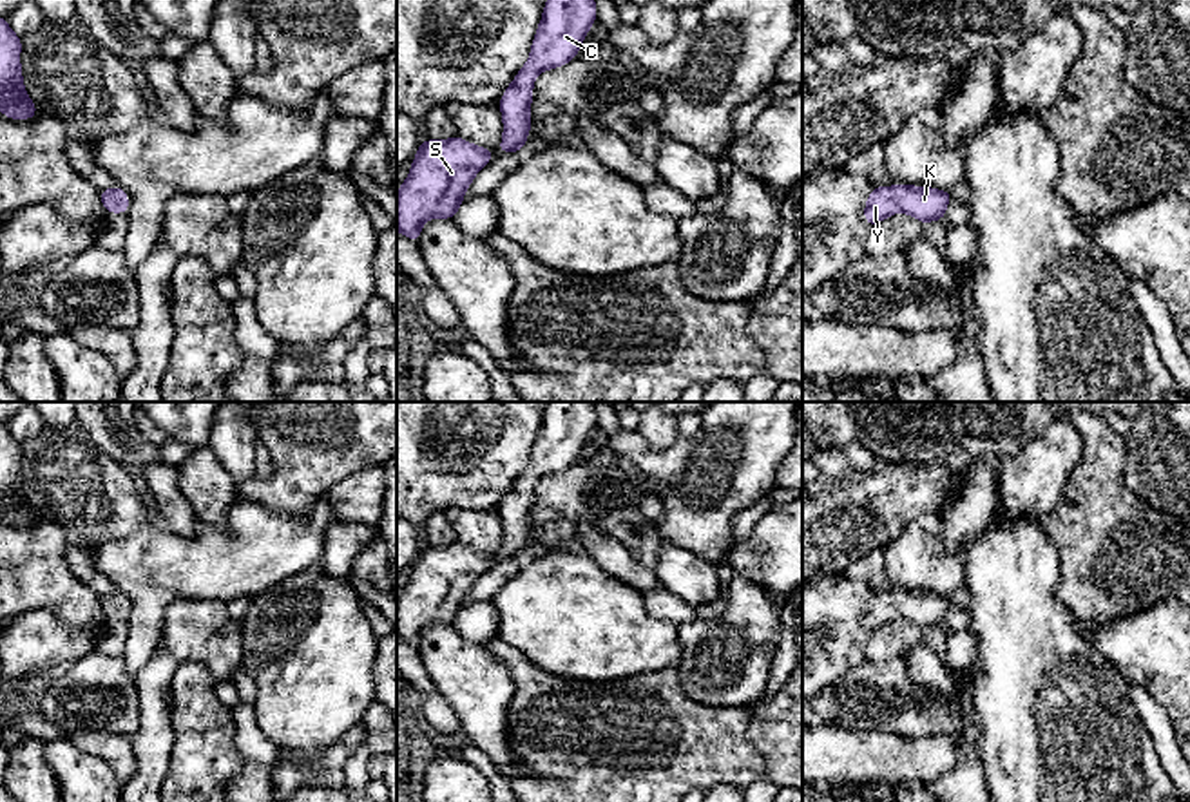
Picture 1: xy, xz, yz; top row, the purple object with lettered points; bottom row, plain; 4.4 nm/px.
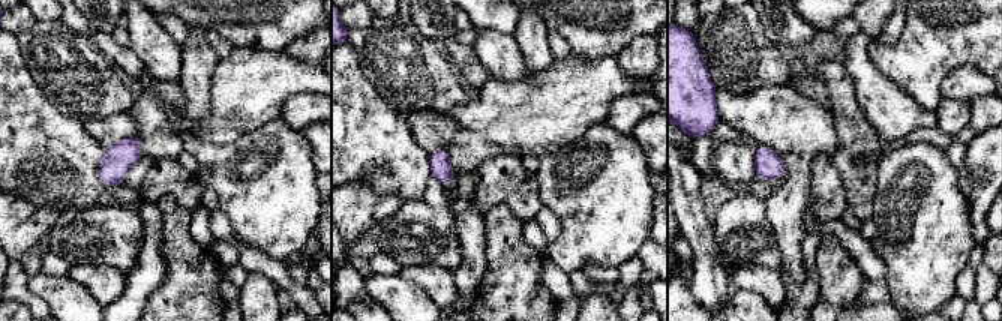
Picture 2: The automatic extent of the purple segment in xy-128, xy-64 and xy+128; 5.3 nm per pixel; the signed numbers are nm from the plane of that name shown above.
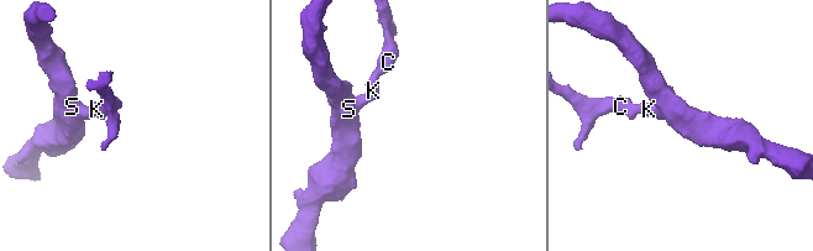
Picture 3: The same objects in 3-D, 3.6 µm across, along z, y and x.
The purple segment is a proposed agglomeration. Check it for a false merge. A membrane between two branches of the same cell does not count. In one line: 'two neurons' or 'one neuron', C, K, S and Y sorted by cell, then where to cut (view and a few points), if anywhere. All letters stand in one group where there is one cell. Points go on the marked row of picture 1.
one neuron; groups C K S Y; cut none

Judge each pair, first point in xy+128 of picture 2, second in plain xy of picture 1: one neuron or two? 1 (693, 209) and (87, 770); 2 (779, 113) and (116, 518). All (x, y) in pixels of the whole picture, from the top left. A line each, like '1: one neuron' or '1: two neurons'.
1: two neurons
2: two neurons

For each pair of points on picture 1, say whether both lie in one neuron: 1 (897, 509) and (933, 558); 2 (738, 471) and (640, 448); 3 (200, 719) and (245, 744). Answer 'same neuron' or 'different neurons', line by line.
1: different neurons
2: same neuron
3: different neurons

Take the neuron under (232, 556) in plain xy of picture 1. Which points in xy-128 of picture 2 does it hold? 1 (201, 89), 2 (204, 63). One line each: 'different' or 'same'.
1: different
2: different

